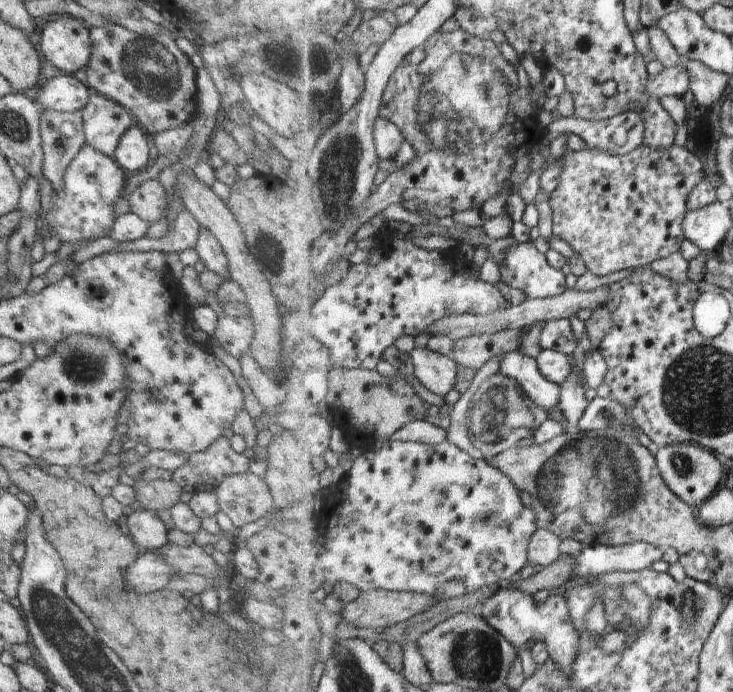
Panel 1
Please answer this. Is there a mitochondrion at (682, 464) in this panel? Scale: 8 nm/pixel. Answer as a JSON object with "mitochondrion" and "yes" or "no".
{"mitochondrion":"yes"}

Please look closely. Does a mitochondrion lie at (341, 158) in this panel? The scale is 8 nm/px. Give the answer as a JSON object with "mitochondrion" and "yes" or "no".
{"mitochondrion":"yes"}

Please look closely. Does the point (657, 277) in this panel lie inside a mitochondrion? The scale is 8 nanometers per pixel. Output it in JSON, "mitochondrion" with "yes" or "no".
{"mitochondrion":"no"}

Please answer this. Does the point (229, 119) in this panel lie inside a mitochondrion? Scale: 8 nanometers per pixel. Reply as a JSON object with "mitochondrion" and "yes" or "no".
{"mitochondrion":"no"}

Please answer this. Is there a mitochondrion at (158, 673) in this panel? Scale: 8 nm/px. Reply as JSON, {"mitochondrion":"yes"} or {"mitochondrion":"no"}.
{"mitochondrion":"no"}

